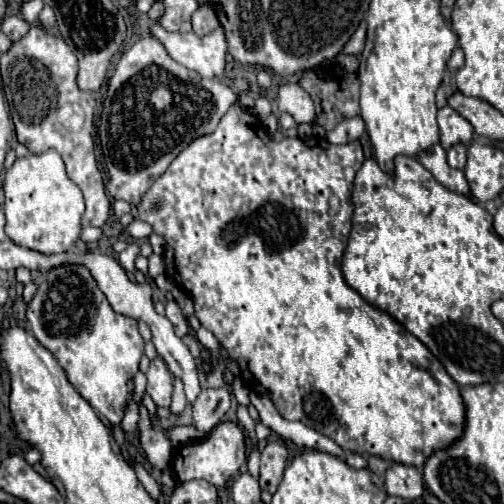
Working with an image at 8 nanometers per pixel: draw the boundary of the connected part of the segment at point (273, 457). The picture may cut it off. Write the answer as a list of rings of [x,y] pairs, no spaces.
[[[268,444],[268,448],[262,450],[260,460],[262,460],[262,464],[260,464],[260,488],[274,494],[280,480],[282,480],[282,472],[284,472],[284,466],[288,460],[286,446],[282,450],[280,444]]]

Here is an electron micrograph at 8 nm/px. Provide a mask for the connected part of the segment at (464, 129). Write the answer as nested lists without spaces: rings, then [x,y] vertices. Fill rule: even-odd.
[[[450,106],[438,110],[438,126],[440,126],[440,144],[448,150],[454,144],[468,144],[472,140],[474,128],[466,118],[454,112]]]

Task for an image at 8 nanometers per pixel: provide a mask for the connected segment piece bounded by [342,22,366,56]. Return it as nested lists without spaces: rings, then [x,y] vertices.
[[[362,22],[360,26],[356,28],[354,36],[346,42],[346,48],[342,48],[342,52],[352,54],[352,56],[358,56],[358,54],[362,52],[362,48],[364,48],[364,40],[366,40],[366,24]]]

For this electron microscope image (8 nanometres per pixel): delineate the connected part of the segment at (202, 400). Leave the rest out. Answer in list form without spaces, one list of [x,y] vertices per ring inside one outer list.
[[[222,386],[218,390],[202,390],[196,402],[192,404],[192,422],[200,432],[212,430],[228,412],[232,400],[230,386]]]

